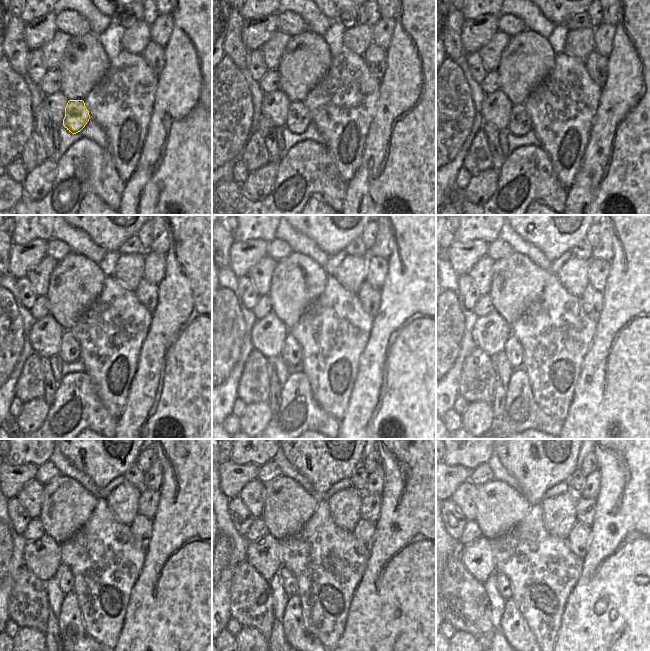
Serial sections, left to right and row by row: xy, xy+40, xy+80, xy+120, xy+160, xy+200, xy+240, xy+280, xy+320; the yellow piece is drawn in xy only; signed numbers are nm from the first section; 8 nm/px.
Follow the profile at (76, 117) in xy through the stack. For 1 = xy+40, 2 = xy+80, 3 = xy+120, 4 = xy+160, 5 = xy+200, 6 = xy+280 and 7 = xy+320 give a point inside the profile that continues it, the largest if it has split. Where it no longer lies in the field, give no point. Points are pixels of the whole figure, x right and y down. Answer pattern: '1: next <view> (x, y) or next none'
1: next xy+40 (298, 117)
2: next xy+80 (519, 121)
3: next xy+120 (70, 350)
4: next xy+160 (291, 353)
5: next xy+200 (513, 349)
6: next xy+280 (288, 580)
7: next xy+320 (503, 584)

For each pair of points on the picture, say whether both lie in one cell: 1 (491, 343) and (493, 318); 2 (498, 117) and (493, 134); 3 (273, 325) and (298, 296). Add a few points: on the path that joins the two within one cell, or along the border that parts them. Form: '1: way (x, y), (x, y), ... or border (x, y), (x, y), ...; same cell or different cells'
1: way (491, 337), (491, 329), (494, 324); same cell
2: border (483, 121), (489, 121), (498, 130); different cells
3: border (272, 309), (289, 329); different cells

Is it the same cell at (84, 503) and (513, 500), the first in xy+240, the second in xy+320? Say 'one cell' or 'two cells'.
one cell

